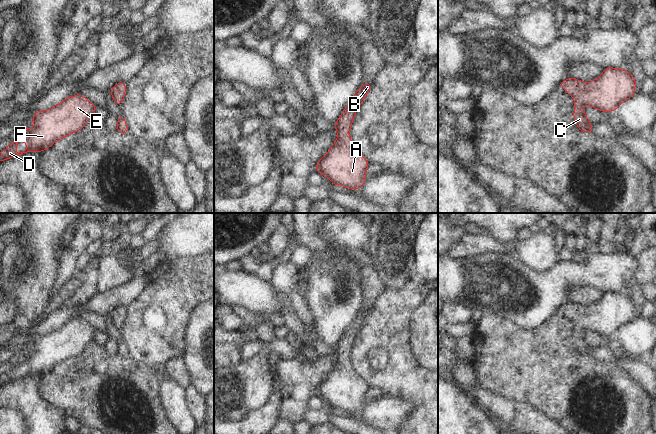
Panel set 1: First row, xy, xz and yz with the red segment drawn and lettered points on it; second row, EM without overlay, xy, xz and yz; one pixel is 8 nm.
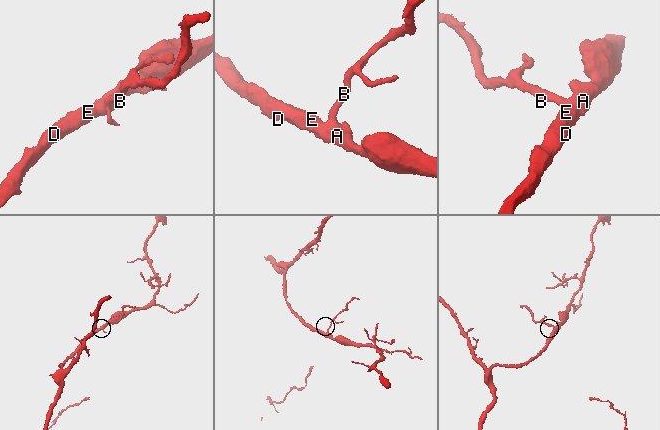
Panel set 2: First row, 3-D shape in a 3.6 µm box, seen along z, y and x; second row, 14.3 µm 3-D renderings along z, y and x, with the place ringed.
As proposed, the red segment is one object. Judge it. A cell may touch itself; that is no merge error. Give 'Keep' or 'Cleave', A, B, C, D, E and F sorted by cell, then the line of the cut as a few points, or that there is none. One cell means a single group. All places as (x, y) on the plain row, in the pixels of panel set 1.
Keep. Groups: A B C D E F. No split.

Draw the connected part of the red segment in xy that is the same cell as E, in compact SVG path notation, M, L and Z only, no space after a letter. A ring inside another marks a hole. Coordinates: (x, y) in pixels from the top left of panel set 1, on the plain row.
M70 320L60 328L46 335L36 335L33 352L27 354L21 350L18 364L9 367L6 374L0 376L0 386L27 376L42 376L59 363L81 354L89 342L94 341L96 330L85 321ZM25 365L27 372L16 377L17 368Z

